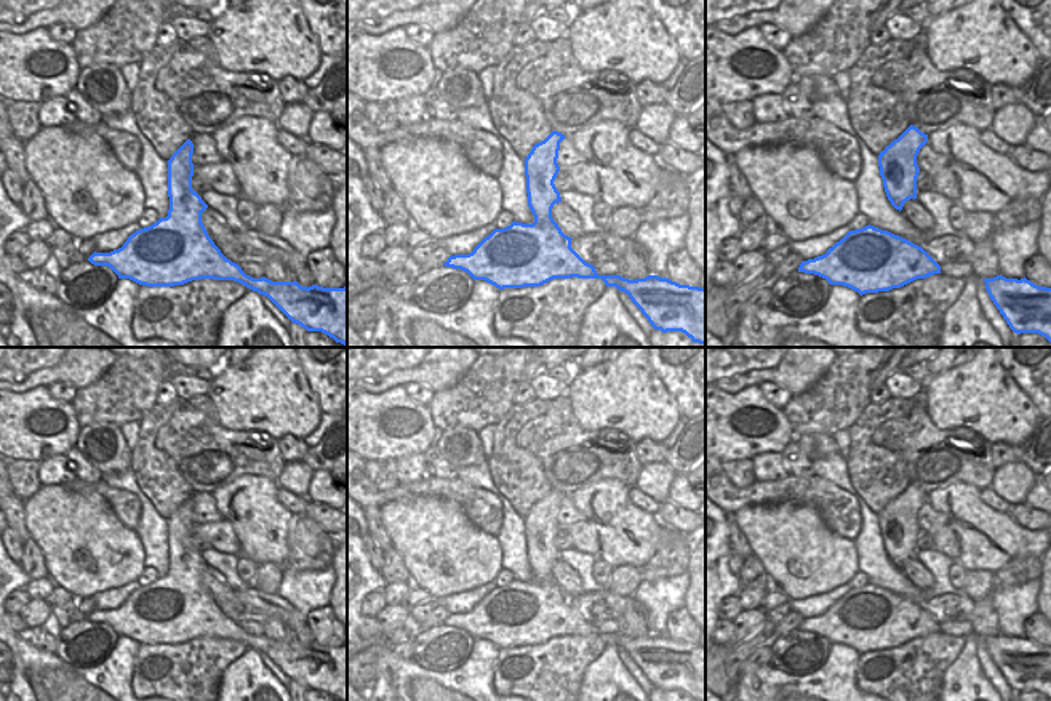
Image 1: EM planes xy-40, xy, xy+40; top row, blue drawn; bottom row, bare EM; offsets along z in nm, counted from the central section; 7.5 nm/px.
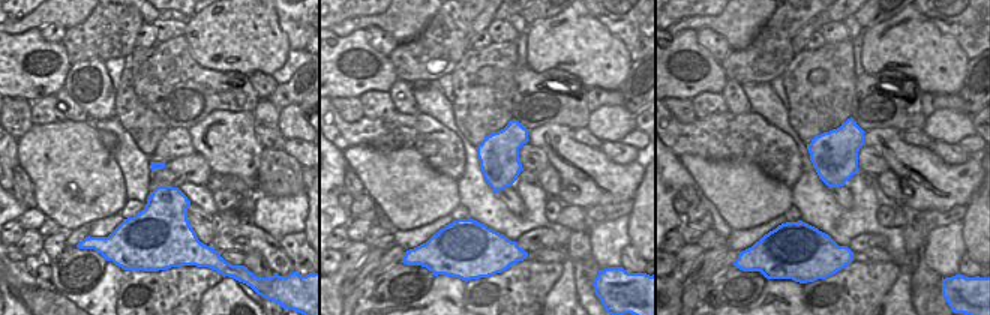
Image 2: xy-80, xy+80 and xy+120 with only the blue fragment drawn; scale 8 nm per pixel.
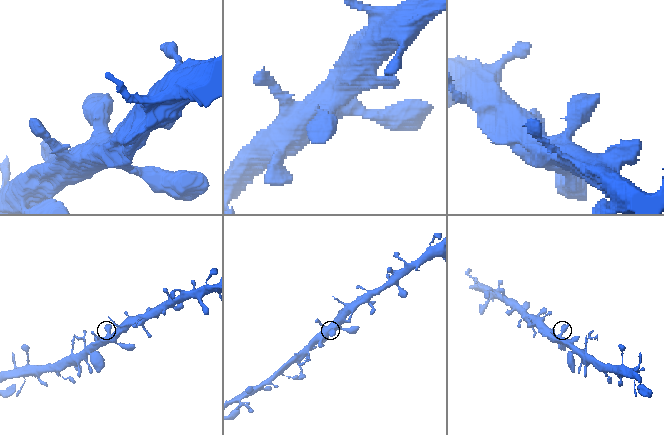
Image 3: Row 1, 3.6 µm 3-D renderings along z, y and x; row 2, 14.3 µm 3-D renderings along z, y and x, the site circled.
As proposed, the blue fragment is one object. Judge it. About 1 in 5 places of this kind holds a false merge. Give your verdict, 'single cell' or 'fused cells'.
single cell

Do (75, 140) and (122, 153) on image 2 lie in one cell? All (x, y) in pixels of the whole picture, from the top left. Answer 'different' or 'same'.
different

